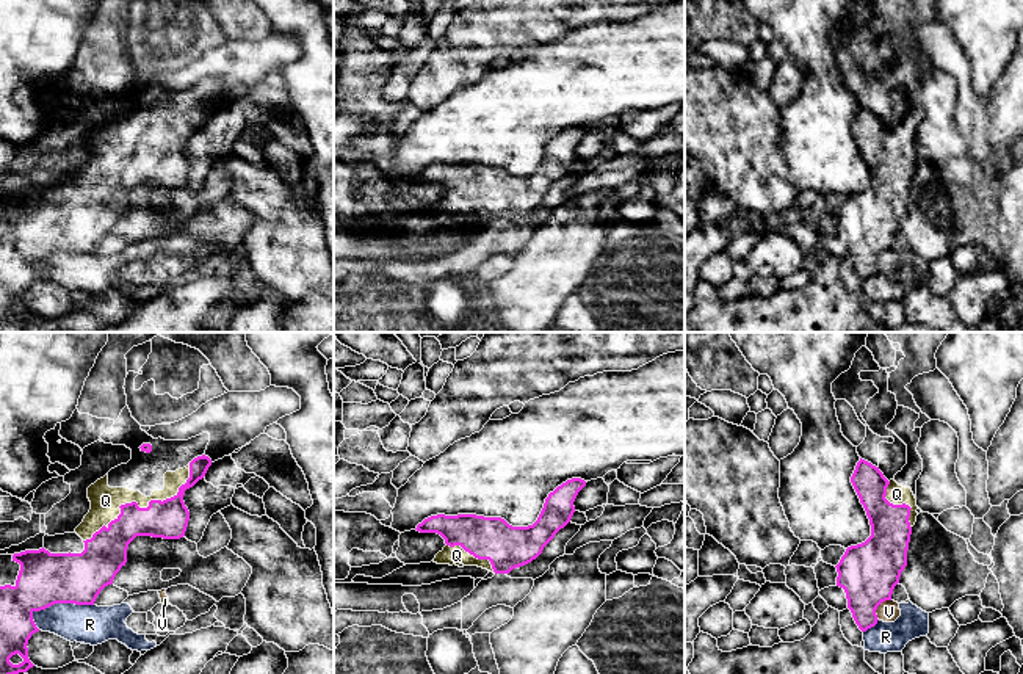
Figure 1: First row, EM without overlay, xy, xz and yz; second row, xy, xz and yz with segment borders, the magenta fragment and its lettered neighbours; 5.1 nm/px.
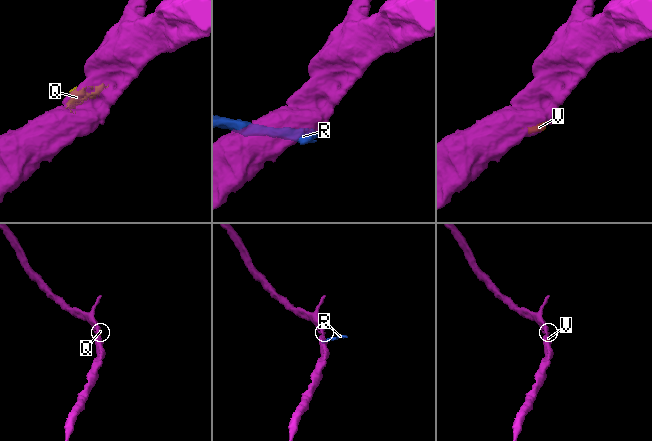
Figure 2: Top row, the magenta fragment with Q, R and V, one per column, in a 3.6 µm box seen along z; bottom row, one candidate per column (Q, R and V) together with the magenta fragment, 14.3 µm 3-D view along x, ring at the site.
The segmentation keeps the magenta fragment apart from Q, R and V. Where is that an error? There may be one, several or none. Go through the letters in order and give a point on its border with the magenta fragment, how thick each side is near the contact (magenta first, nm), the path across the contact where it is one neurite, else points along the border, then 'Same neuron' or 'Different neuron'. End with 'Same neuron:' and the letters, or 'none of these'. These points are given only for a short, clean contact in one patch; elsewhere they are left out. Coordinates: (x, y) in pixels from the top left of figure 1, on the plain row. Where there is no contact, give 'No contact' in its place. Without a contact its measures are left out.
Q: Touches magenta at xy (138, 155). Thickness 200 nm (magenta) against 150 nm. Same neuron
R: Touches magenta at xy (60, 251). Thickness 280 nm (magenta) against 200 nm. Different neuron
V: Touches magenta at yz (878, 254). Thickness 300 nm (magenta) against 110 nm. Boundary: yz (890, 248), (885, 248), (878, 256), (878, 268). Different neuron
Same neuron: Q

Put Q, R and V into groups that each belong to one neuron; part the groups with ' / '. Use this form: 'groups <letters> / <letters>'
groups Q / R V

